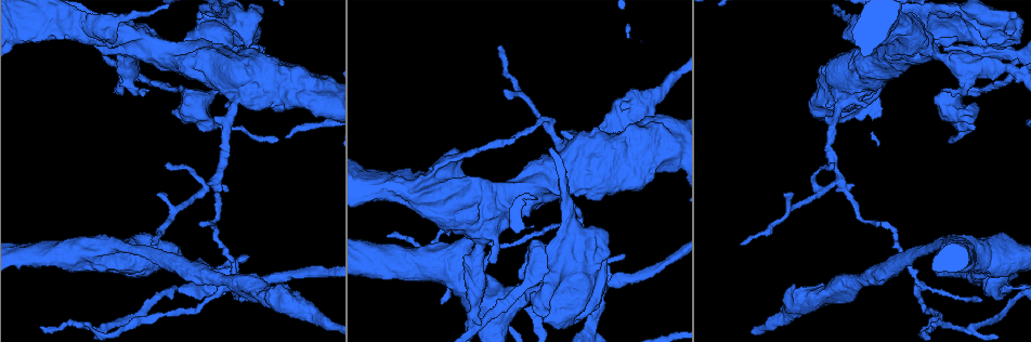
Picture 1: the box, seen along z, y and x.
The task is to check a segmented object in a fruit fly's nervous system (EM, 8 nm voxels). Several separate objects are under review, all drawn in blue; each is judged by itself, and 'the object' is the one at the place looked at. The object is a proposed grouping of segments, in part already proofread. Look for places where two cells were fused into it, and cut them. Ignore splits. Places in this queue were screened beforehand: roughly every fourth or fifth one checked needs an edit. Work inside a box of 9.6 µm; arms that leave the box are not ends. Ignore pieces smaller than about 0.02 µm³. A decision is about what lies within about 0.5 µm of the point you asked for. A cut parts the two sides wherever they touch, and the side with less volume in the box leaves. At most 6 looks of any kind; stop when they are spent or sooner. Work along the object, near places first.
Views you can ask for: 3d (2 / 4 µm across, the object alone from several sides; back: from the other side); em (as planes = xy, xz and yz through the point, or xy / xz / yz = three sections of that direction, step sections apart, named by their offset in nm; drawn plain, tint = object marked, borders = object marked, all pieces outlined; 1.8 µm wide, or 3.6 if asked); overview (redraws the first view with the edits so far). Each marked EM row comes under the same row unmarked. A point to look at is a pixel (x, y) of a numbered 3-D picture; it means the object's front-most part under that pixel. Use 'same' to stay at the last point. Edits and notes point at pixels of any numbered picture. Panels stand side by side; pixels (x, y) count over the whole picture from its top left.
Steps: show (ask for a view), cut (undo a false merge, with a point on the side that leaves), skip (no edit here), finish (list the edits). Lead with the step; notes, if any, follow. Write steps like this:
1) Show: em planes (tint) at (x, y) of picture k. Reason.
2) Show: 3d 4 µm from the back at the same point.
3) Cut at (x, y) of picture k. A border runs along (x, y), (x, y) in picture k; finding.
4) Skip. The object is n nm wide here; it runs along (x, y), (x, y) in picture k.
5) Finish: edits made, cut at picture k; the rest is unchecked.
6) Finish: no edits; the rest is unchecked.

Show: 3d 2 µm from the back at (1020, 76) of picture 1. Thick turns thin.

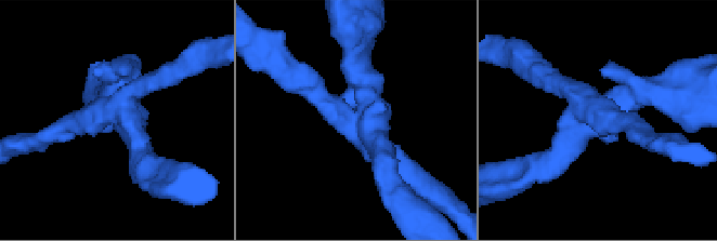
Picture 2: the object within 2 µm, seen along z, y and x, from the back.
Show: em 3.6 µm planes (tint) at (358, 117) of picture 2.

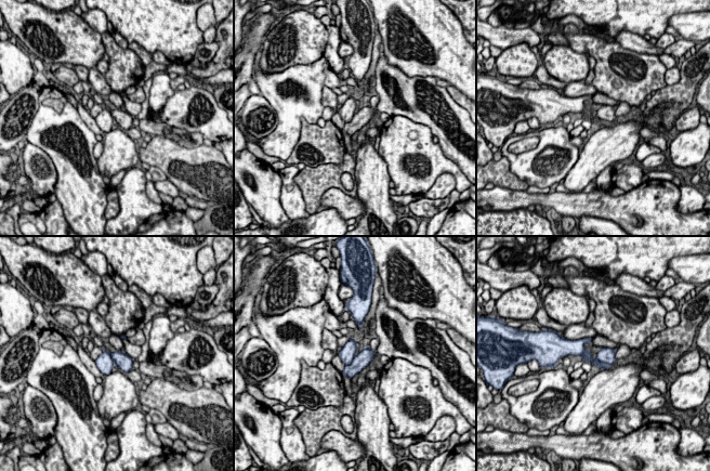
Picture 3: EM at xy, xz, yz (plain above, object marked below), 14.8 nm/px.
Skip. Continuous, no second cell.

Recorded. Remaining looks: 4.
Show: em xy step 16 (tint) at (218, 269) of picture 1. Abrupt turn.

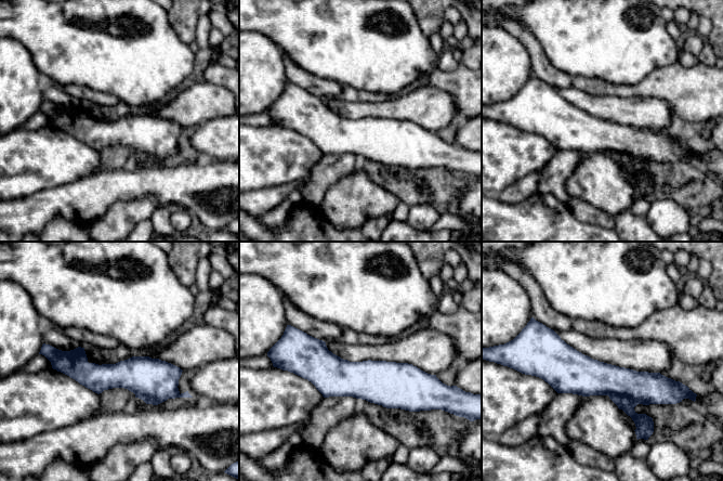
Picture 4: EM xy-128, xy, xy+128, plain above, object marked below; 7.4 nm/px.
Cut at (644, 424) of picture 4. A border runs along (608, 395), (621, 394), (649, 403) in picture 4; a second cell is stuck on.

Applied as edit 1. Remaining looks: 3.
Show: overview. See it whole again.

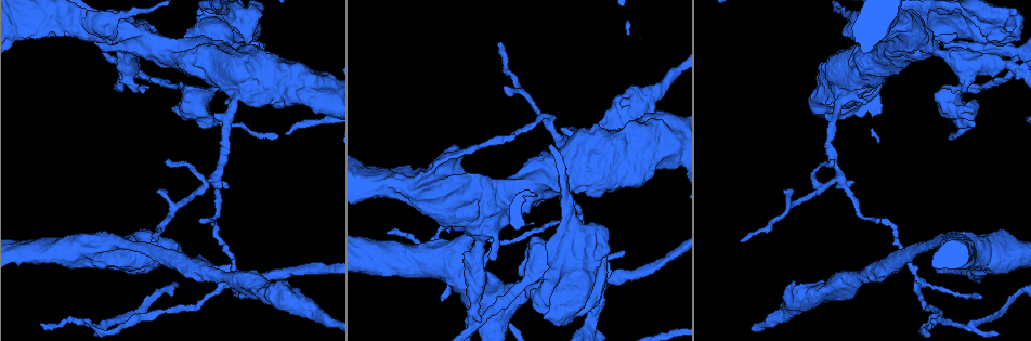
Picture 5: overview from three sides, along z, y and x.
Show: 3d 4 µm at (677, 129) of picture 5. Abrupt turn.

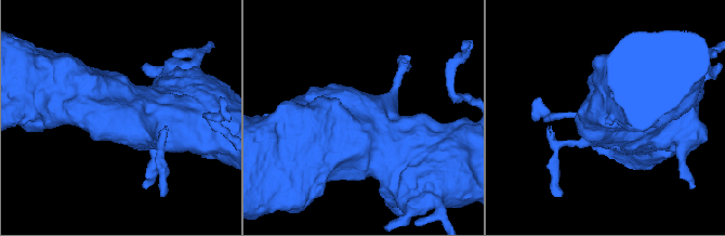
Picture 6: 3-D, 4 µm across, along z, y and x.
Show: em 3.6 µm xy step 4 (tint) at (118, 117) of picture 6.

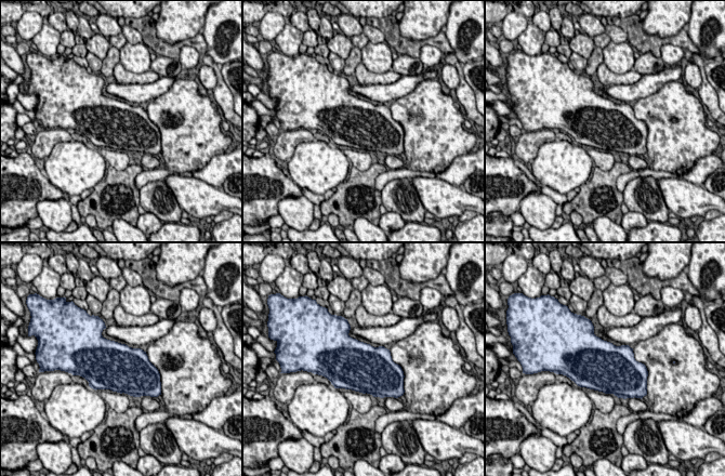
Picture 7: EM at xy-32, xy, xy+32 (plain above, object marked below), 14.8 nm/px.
Skip. All the same cell.

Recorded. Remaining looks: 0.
Finish: edits made, cut at picture 4; the rest is unchecked.

